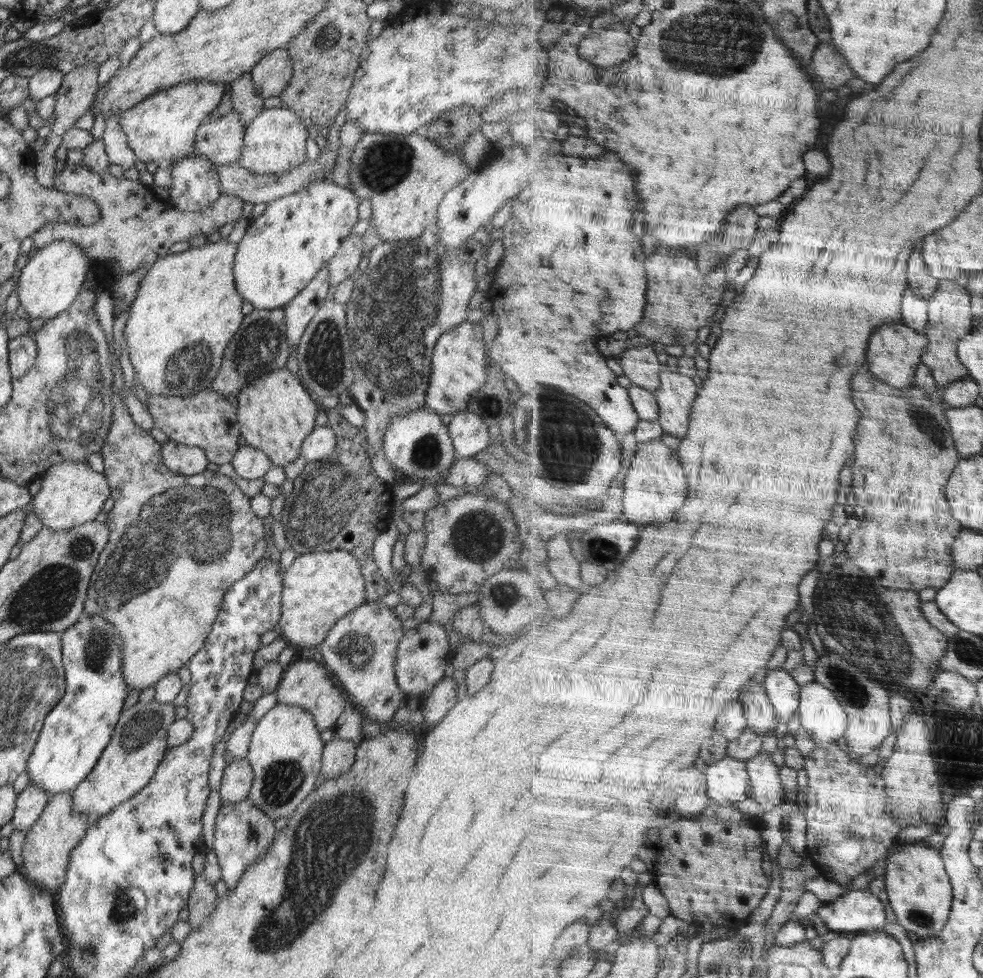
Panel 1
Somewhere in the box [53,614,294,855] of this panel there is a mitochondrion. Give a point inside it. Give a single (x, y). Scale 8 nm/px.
(134, 736)

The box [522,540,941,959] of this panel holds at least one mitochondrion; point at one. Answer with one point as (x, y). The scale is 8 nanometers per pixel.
(859, 617)

